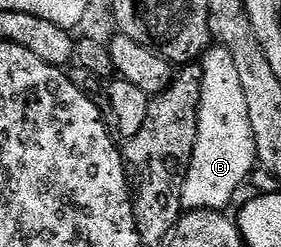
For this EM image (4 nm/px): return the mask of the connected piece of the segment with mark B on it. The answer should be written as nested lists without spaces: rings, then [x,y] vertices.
[[[215,46],[202,57],[203,94],[199,107],[197,142],[193,150],[191,165],[187,171],[187,181],[183,187],[183,207],[226,209],[227,203],[235,196],[235,191],[257,168],[255,155],[255,135],[249,122],[249,110],[242,86],[242,76],[230,49]]]

